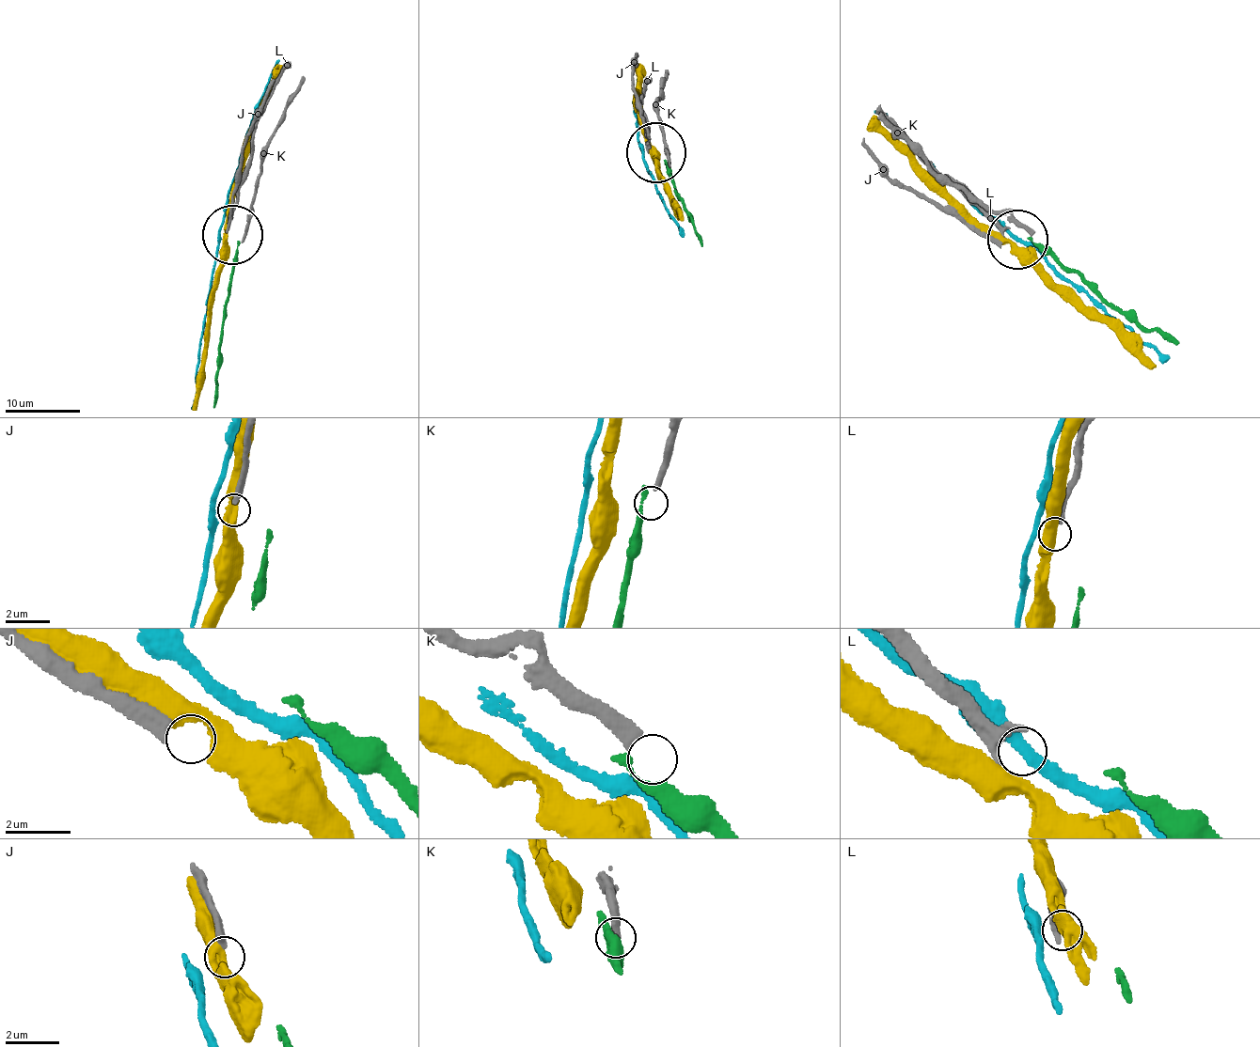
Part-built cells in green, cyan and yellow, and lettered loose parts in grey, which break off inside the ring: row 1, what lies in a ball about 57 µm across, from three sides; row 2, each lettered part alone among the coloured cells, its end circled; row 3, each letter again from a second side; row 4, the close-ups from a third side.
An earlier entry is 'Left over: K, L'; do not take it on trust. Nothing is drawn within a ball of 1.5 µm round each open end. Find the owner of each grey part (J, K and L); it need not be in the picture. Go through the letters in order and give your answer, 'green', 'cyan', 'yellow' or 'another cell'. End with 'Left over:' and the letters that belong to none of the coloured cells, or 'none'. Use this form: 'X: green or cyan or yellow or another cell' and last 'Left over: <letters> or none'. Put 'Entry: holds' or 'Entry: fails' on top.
Entry: fails
J: another cell
K: another cell
L: another cell
Left over: J, K, L

